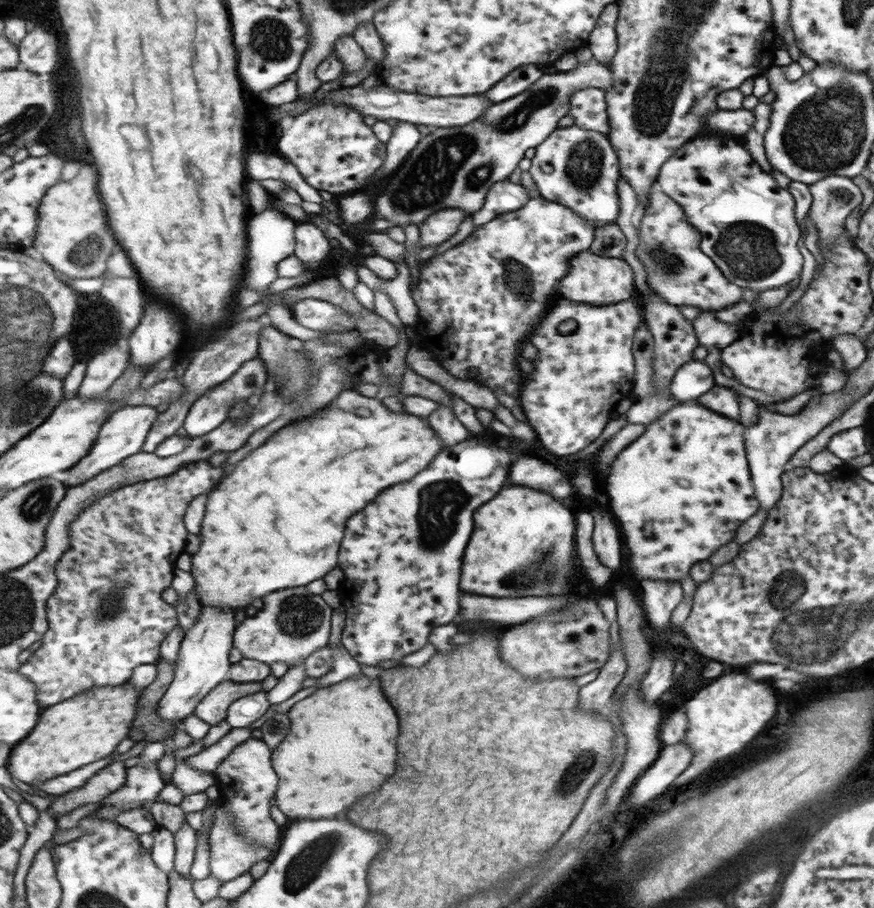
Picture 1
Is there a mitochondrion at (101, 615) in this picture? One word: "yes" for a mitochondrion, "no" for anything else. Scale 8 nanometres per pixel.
yes

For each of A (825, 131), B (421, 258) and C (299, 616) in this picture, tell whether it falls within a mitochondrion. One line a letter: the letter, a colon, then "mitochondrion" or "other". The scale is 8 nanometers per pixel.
A: mitochondrion
B: other
C: mitochondrion

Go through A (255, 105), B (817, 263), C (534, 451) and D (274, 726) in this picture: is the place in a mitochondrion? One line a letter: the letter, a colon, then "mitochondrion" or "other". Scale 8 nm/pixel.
A: other
B: other
C: other
D: other

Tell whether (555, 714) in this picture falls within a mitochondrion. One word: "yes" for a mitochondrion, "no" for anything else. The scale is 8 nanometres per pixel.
no

